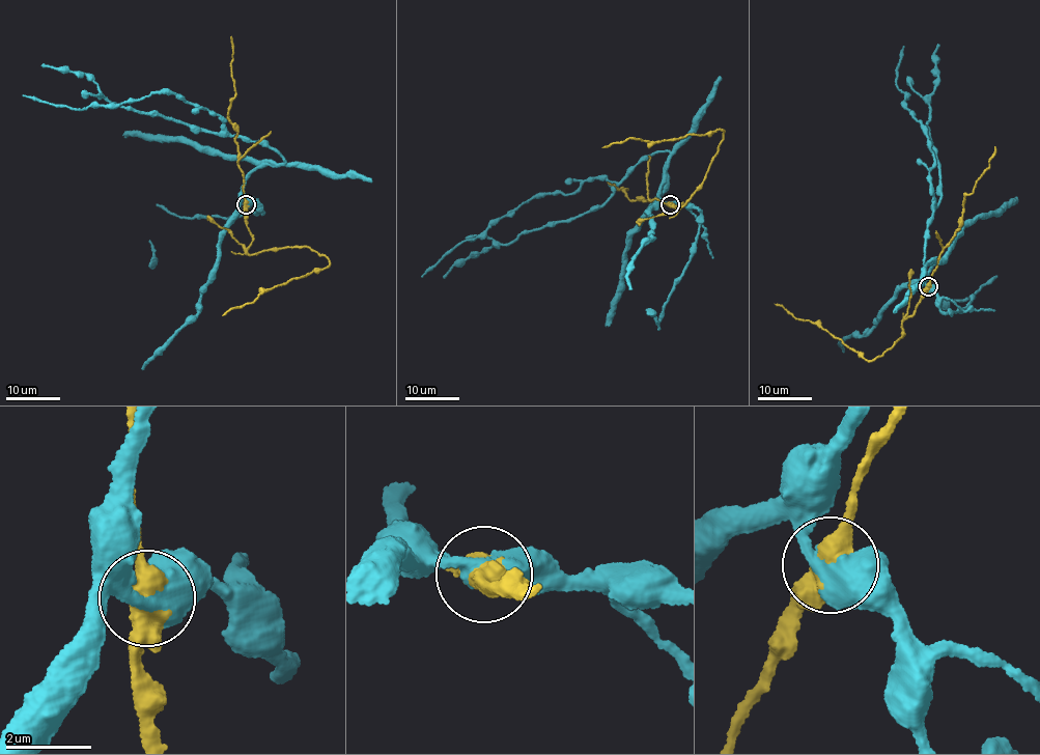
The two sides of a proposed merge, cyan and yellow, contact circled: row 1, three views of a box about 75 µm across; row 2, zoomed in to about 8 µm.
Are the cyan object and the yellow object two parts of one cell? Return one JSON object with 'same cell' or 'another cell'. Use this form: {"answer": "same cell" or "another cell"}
{"answer": "another cell"}

